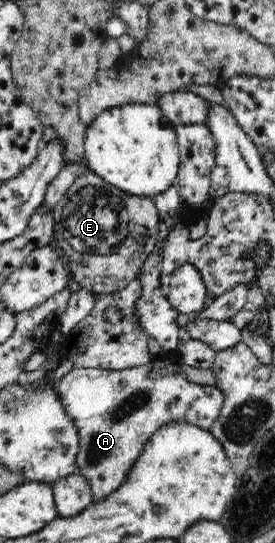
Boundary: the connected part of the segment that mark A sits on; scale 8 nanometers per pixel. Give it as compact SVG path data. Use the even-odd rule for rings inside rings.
M169 353L127 370L77 369L64 375L56 388L62 407L72 417L78 431L77 465L79 474L90 483L94 503L108 498L126 482L130 470L145 449L146 441L158 429L170 423L184 422L208 431L218 418L225 401L224 393L216 385L188 381L173 354Z

